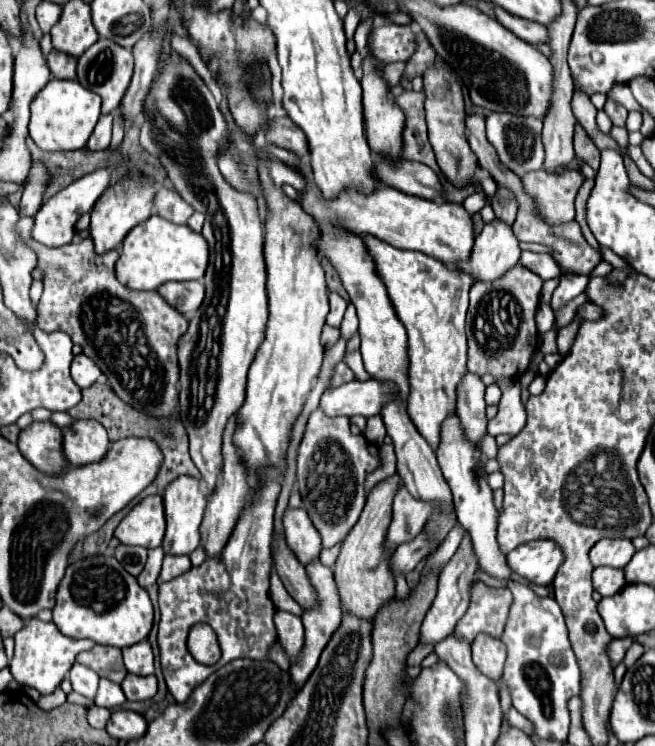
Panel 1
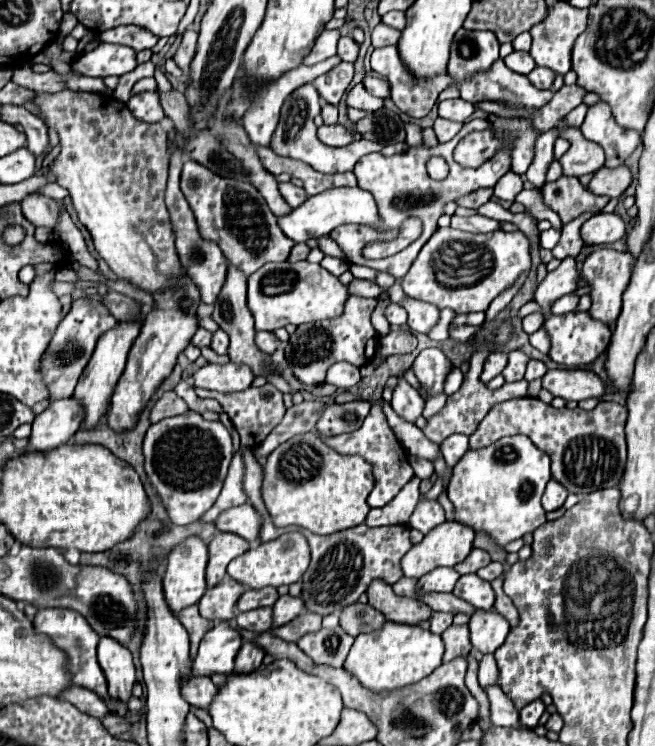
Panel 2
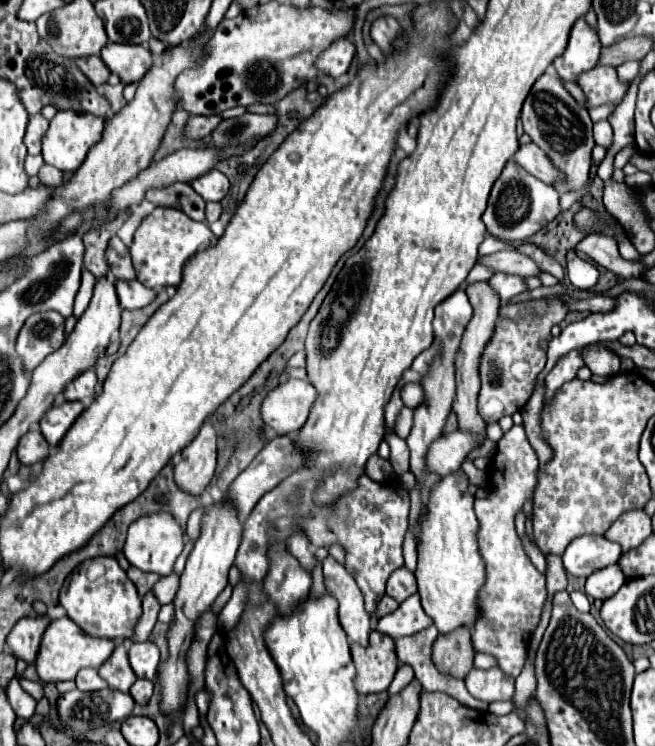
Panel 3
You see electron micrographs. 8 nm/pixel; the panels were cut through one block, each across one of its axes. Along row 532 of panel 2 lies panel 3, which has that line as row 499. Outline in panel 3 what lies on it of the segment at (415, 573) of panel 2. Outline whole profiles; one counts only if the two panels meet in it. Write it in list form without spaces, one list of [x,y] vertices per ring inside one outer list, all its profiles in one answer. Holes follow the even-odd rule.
[[[456,470],[442,476],[430,490],[428,512],[420,522],[418,534],[418,564],[414,570],[418,594],[424,612],[434,620],[440,634],[452,632],[458,626],[474,626],[478,618],[476,598],[484,584],[484,560],[478,554],[476,530],[478,520],[474,514],[474,496],[468,492],[468,476]]]

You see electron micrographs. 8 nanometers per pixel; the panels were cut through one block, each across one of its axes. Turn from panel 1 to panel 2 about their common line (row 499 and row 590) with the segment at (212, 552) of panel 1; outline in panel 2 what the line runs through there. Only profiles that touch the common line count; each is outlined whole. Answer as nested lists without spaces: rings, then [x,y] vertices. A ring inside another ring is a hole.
[[[224,578],[216,588],[208,588],[202,600],[198,602],[200,614],[208,620],[232,620],[236,616],[236,602],[246,592],[236,580]]]

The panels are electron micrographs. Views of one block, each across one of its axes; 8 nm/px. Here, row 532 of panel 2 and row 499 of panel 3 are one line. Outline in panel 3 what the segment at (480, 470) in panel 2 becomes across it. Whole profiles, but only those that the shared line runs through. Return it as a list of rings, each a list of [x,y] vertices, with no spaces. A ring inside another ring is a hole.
[[[512,426],[498,440],[498,454],[494,458],[496,474],[492,478],[492,492],[486,500],[474,502],[474,512],[480,522],[476,532],[478,552],[486,564],[486,580],[478,592],[480,616],[472,630],[474,652],[484,652],[496,658],[498,666],[516,678],[526,662],[528,640],[540,622],[544,602],[548,598],[546,578],[526,556],[514,528],[514,516],[528,498],[534,496],[538,456],[530,446],[524,426]]]

